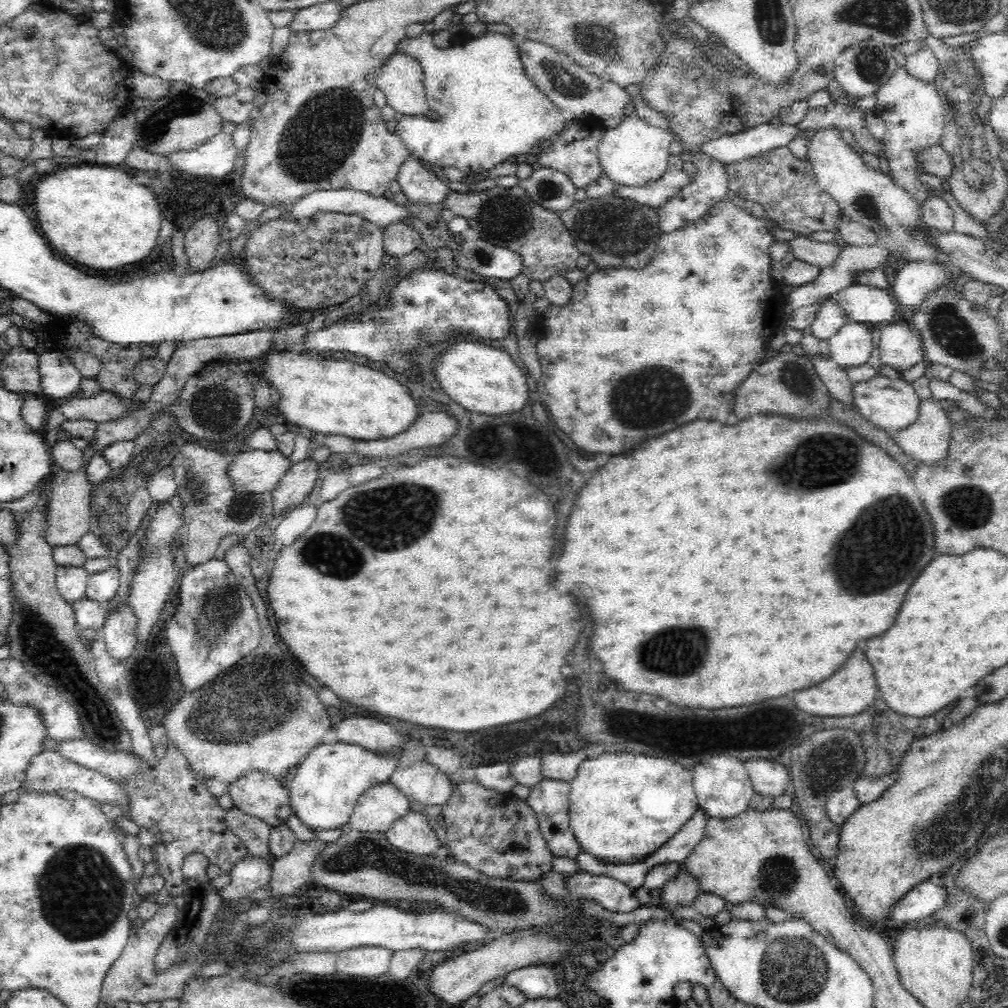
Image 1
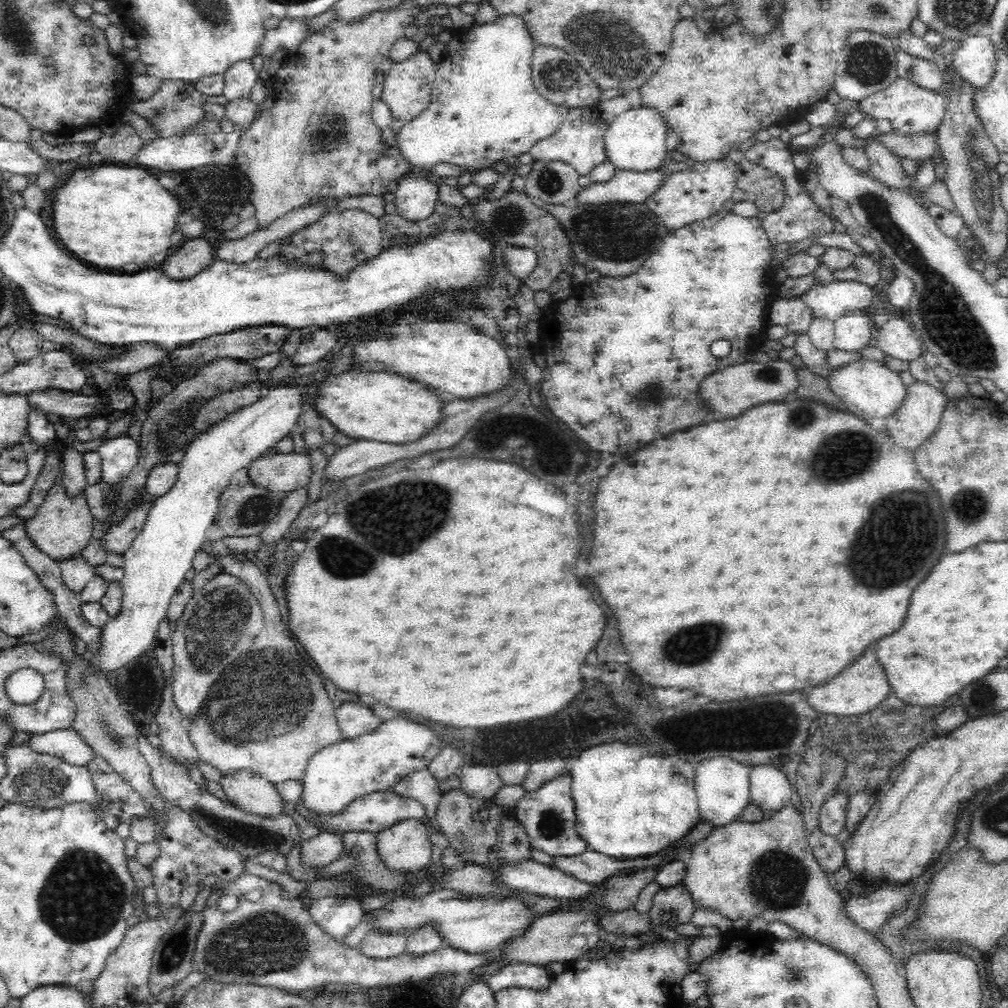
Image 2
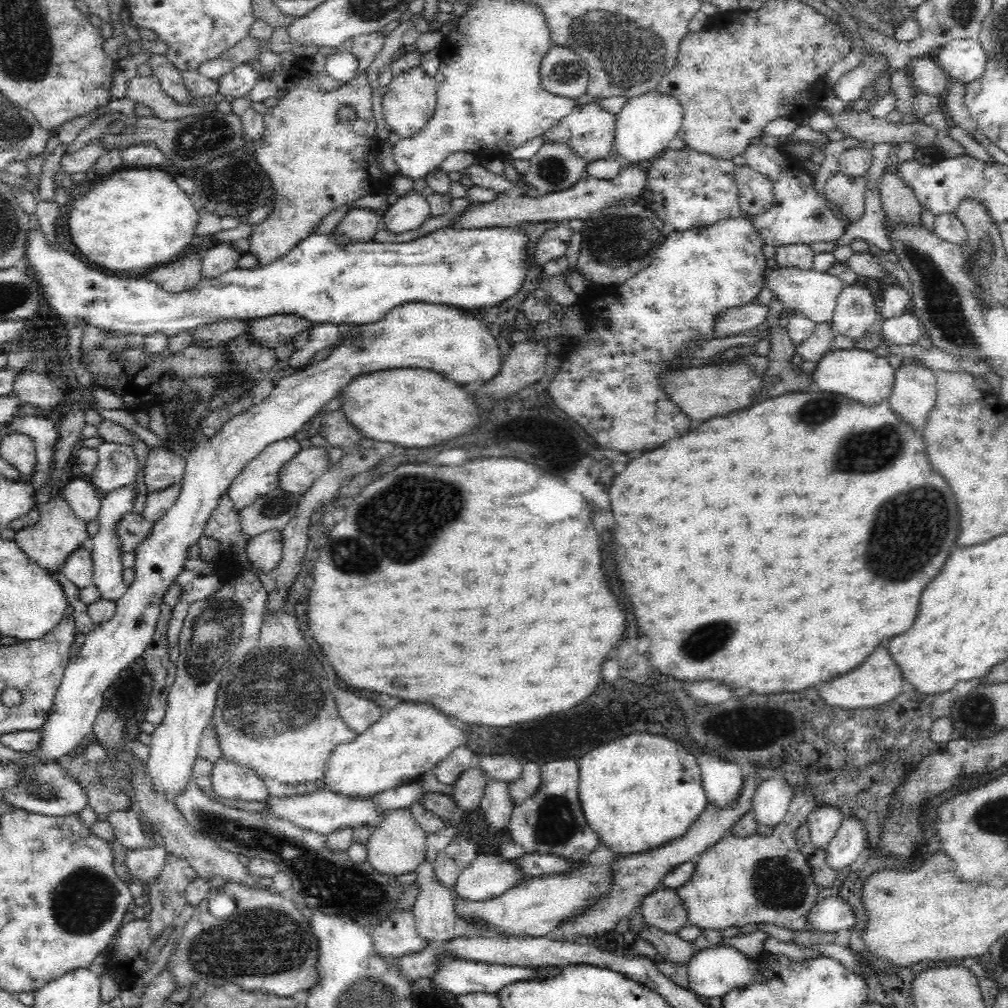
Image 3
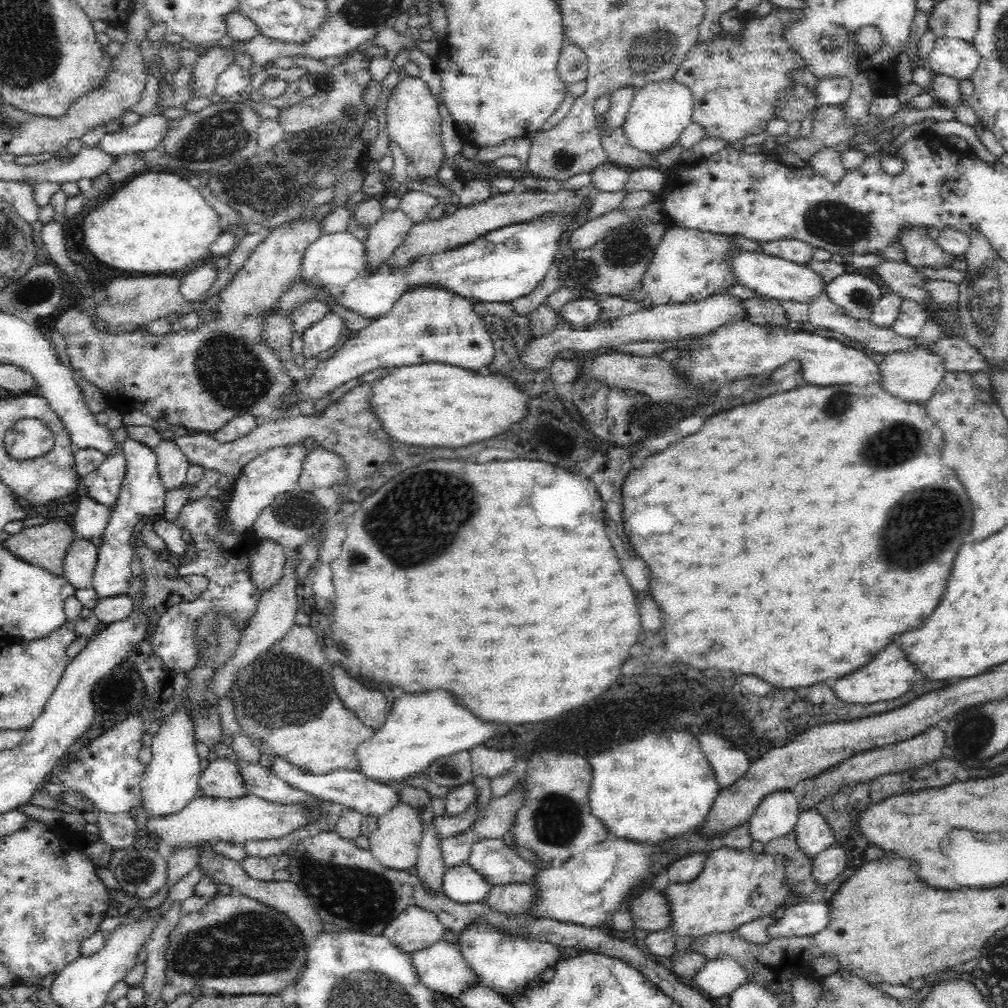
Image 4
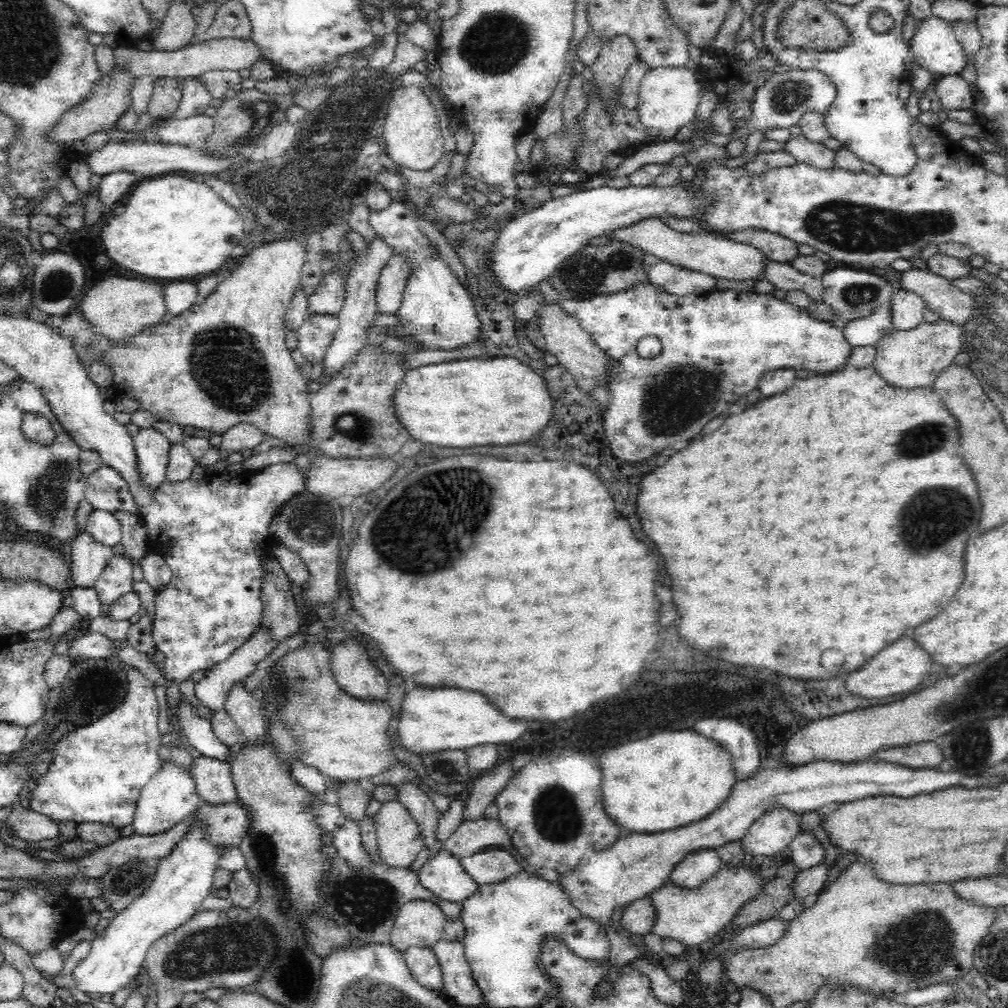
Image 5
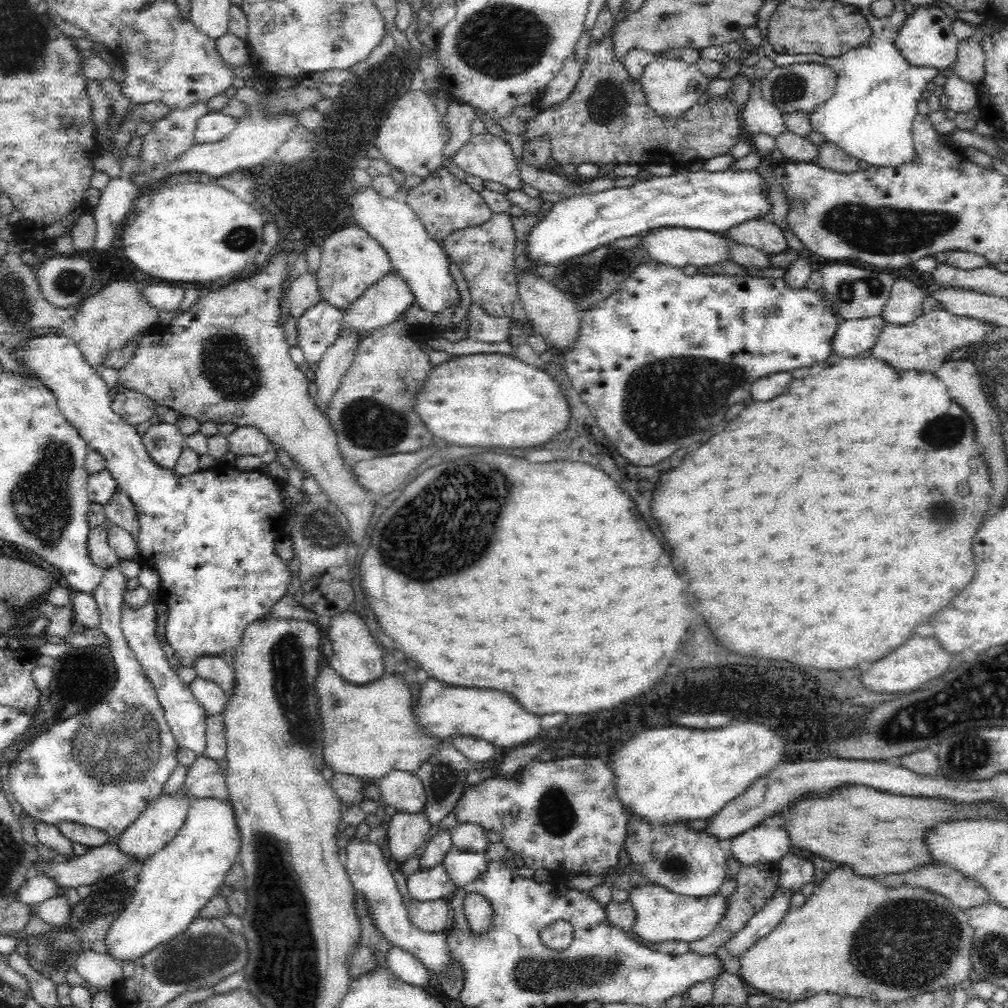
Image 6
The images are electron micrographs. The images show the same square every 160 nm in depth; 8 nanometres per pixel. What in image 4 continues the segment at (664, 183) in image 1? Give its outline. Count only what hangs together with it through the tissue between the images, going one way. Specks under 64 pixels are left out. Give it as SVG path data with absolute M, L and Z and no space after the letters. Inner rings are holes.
M563 189L558 193L542 190L526 193L517 190L497 195L477 205L460 206L458 211L447 217L431 220L428 224L413 224L404 242L388 257L386 263L392 268L408 267L414 259L420 258L421 255L433 255L437 252L464 246L471 243L473 239L480 238L481 235L488 234L503 226L530 222L542 214L572 213L576 204L571 191Z

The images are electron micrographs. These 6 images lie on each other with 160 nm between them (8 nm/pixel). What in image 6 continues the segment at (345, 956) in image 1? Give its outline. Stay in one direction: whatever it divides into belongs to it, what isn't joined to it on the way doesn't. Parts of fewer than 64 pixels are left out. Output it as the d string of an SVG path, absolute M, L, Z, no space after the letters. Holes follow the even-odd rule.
M412 899L407 905L408 919L422 932L439 933L447 931L450 909L447 899L418 902Z

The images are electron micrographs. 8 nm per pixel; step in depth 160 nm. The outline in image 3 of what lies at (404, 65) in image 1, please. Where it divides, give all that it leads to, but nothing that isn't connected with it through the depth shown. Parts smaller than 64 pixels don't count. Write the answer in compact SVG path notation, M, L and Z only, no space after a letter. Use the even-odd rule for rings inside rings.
M419 66L409 68L389 83L389 90L383 101L383 114L391 132L403 138L418 134L432 118L437 107L436 81Z

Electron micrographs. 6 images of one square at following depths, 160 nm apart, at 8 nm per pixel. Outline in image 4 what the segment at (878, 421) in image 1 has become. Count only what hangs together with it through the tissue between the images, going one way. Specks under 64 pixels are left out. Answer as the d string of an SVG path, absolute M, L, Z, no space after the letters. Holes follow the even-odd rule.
M746 314L746 320L738 320L734 323L727 323L726 325L721 325L716 330L710 330L710 332L706 332L706 334L698 334L698 336L682 336L681 339L684 344L682 346L677 345L675 348L679 351L682 351L684 353L685 358L682 358L677 364L672 364L672 366L676 366L678 370L682 371L682 374L686 375L686 378L691 379L692 382L696 383L696 386L703 387L704 390L713 390L716 391L716 396L726 396L726 394L729 394L729 387L730 384L733 383L735 380L744 378L746 376L749 377L755 377L759 374L770 374L773 370L776 370L780 365L786 364L788 362L798 362L801 366L801 372L804 375L804 378L806 382L809 385L814 386L830 386L830 385L854 385L854 386L860 386L861 388L866 385L870 384L878 384L880 380L880 369L878 364L874 363L869 353L865 350L861 351L859 349L856 349L855 347L845 345L841 341L838 341L838 339L830 338L830 337L824 337L822 335L818 335L811 331L810 328L804 327L804 326L786 326L786 327L774 327L770 325L758 325L754 323L750 323L748 321L748 315Z

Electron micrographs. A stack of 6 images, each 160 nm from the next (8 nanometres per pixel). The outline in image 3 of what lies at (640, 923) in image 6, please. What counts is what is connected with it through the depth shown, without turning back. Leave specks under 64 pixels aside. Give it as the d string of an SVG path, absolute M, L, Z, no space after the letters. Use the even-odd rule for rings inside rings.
M803 783L794 790L788 814L784 822L773 828L770 836L748 836L739 838L728 834L714 846L709 847L701 856L694 860L695 870L692 878L682 886L673 889L680 897L687 913L687 923L703 930L721 931L730 927L745 927L746 925L769 923L783 929L810 930L807 915L818 901L819 887L811 875L807 858L802 855L795 844L795 830L807 822L807 817L818 808L816 803L816 785Z

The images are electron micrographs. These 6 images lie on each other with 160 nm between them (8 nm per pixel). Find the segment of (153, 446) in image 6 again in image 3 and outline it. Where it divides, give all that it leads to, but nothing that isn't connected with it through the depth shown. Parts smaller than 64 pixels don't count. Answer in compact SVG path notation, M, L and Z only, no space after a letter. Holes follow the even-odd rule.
M130 482L126 486L120 487L118 490L106 493L100 500L101 509L97 516L98 531L89 541L91 555L93 558L93 583L98 587L101 598L109 601L117 601L126 591L127 587L124 584L123 571L125 567L122 565L122 550L121 542L119 541L118 525L120 521L130 514L134 508L134 502L137 497L137 482Z

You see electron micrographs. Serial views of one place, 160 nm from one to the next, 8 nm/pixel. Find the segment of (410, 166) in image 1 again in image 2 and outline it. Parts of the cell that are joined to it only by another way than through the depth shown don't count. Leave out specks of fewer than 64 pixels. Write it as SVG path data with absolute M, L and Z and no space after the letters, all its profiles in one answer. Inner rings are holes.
M421 174L408 175L398 183L393 201L396 215L406 221L428 218L438 199L438 184L432 184Z

